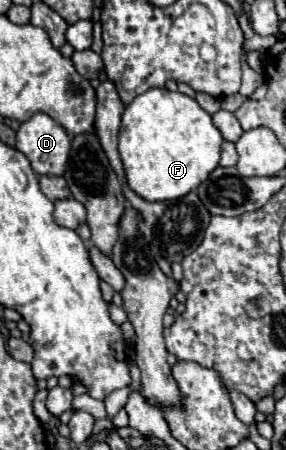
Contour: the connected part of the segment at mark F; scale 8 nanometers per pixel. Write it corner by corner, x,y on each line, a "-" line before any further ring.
151,88
123,112
119,152
129,188
149,202
175,200
195,190
217,168
223,136
201,106
179,92

